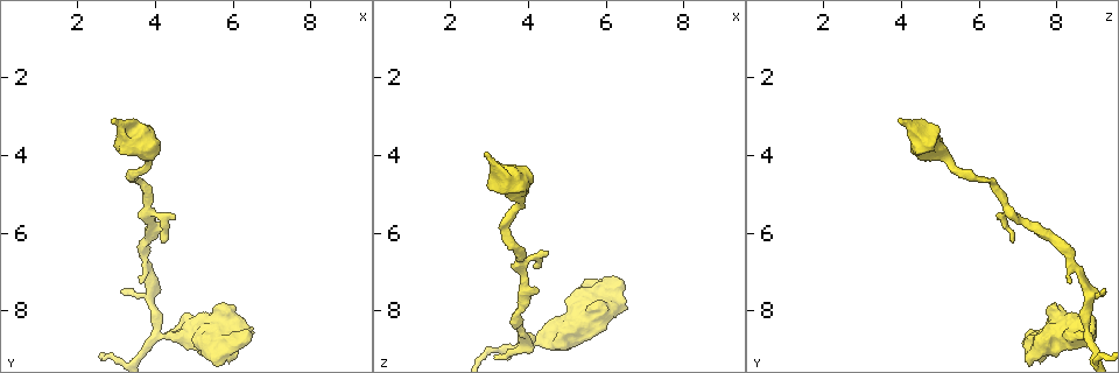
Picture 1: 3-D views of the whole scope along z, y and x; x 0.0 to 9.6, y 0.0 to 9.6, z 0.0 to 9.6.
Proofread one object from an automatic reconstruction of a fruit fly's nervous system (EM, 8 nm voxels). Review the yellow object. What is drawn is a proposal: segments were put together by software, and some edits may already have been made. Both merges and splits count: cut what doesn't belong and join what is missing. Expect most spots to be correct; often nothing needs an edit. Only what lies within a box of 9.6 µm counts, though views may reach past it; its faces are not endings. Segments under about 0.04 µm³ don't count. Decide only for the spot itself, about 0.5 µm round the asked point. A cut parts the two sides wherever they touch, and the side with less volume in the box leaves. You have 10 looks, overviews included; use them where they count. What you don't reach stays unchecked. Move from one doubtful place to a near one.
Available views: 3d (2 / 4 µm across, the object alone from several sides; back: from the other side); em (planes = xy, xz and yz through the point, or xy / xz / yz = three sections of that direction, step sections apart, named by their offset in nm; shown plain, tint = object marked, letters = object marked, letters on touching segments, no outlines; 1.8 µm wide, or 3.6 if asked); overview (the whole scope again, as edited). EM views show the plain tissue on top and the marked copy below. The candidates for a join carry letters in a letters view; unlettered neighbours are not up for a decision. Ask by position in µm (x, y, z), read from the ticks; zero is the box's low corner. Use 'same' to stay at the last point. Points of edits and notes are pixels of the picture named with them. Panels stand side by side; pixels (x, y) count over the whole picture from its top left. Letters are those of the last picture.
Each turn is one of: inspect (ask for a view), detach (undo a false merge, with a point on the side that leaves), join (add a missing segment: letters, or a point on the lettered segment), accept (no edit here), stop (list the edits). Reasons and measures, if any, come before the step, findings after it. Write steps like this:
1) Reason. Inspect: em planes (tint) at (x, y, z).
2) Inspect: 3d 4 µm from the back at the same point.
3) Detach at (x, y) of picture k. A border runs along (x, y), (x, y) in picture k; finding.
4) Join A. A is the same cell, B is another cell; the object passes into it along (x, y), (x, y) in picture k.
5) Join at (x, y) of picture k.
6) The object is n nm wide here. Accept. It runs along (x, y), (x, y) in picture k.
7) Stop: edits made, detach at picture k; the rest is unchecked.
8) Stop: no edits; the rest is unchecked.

Free end. Inspect: em yz step 16 (letters) at (4.25, 6.20, 6.85).

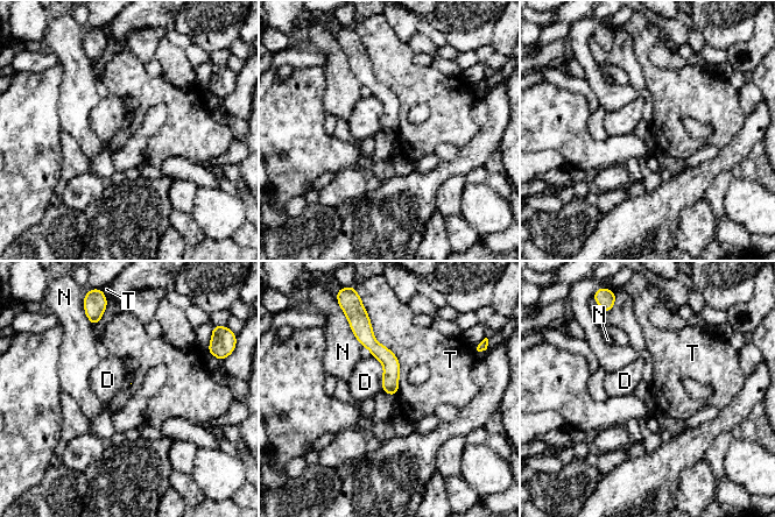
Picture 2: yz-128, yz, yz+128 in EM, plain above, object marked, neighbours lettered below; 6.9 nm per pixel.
Another direction. Inspect: em planes (letters) at the same point.

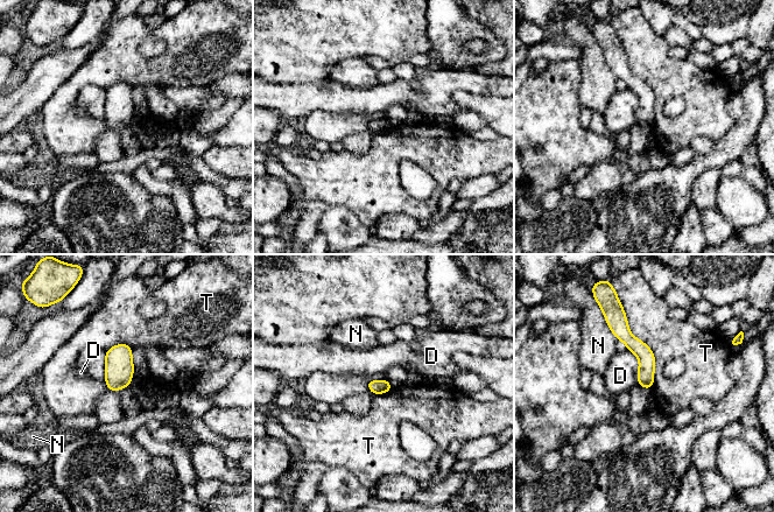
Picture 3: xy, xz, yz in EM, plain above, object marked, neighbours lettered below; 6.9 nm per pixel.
The object is 100 nm wide here. Accept. D, N and T are other cells; a border runs along (627, 349), (638, 359), (638, 383) in picture 3; none of them fits.

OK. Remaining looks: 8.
Arms run side by side. Inspect: em 3.6 µm xy step 4 (letters) at (5.15, 8.60, 8.25).

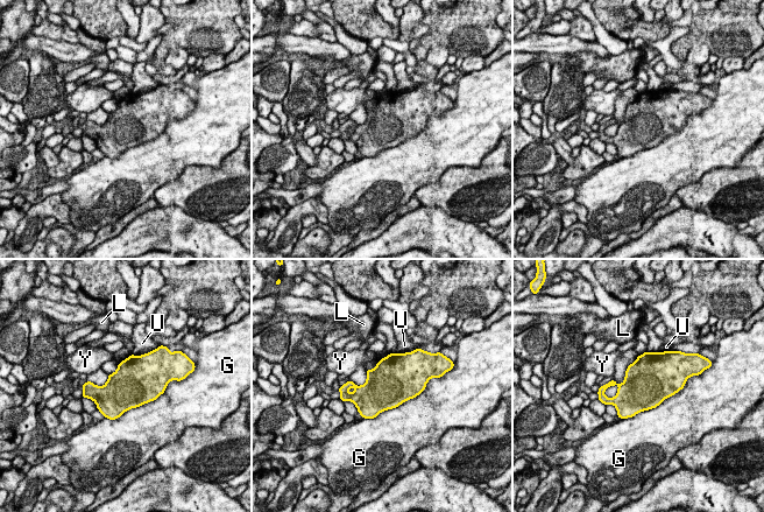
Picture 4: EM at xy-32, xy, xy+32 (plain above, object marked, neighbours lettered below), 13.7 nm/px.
The longest contact is with G, 1000 nm. Accept. G, L, U and Y are other cells; a border runs along (683, 387), (655, 407), (620, 419) in picture 4; all the same cell.

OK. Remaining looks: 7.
An open end. Inspect: em planes (tint) at (3.60, 7.25, 8.30).

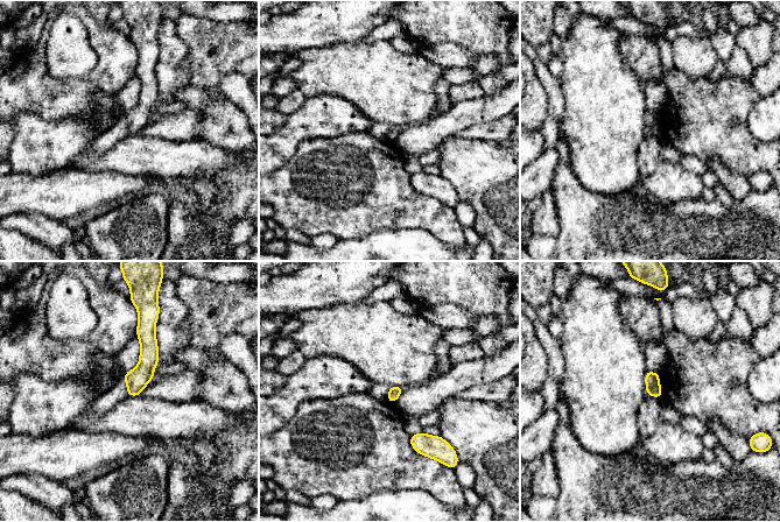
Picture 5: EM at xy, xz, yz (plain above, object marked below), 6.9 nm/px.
Inspect: em planes (letters) at the same point.

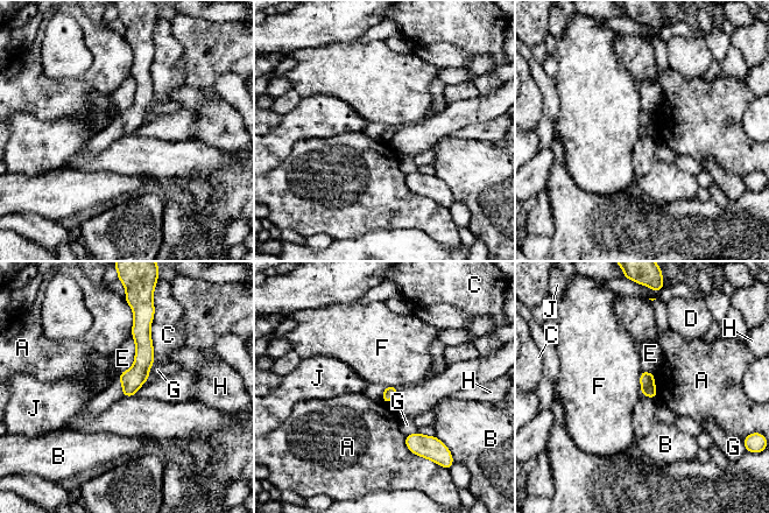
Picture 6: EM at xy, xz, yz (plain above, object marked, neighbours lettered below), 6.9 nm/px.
Accept. A, B, C, D, E, F, G, H and J are other cells; it runs along (136, 323), (142, 365), (126, 393) in picture 6; none of them fits.

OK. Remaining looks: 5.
Branch stops here. Inspect: em planes (letters) at (2.85, 3.20, 3.85).

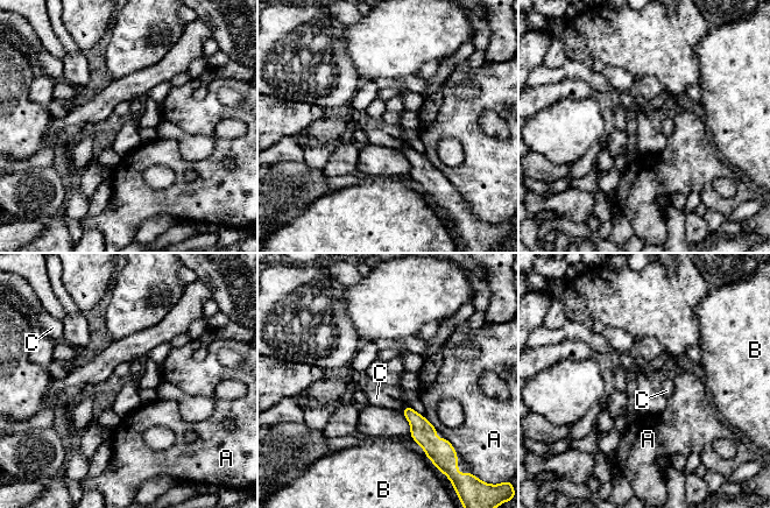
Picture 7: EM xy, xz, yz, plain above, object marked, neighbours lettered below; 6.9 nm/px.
The longest contact is with A, 150 nm. Accept. A, B and C are other cells; a border runs along (407, 404), (401, 411) in picture 7; none of them fits.

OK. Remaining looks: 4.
Stop: no edits; the rest is unchecked.

